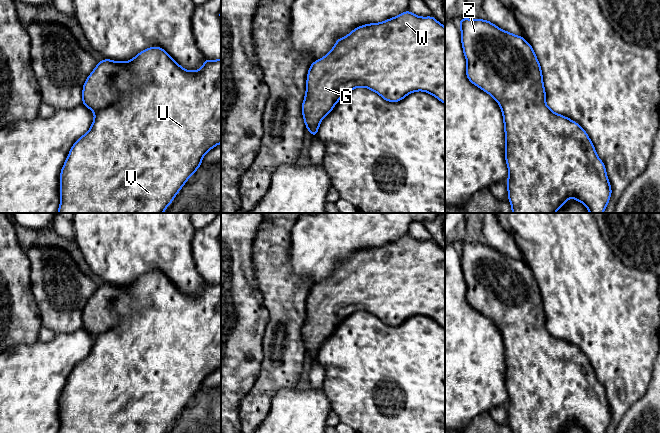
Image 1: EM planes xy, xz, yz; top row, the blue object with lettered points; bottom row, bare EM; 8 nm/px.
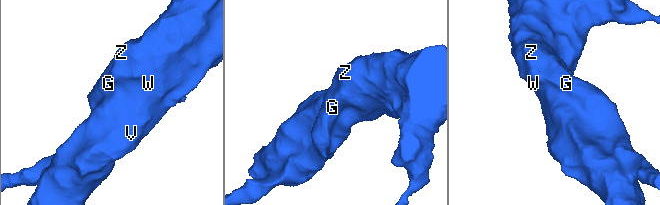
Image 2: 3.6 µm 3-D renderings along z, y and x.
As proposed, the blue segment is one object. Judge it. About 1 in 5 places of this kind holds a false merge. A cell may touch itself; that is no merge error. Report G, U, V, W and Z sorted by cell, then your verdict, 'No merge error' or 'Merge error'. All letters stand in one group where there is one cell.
Groups: G U V W Z. No merge error

